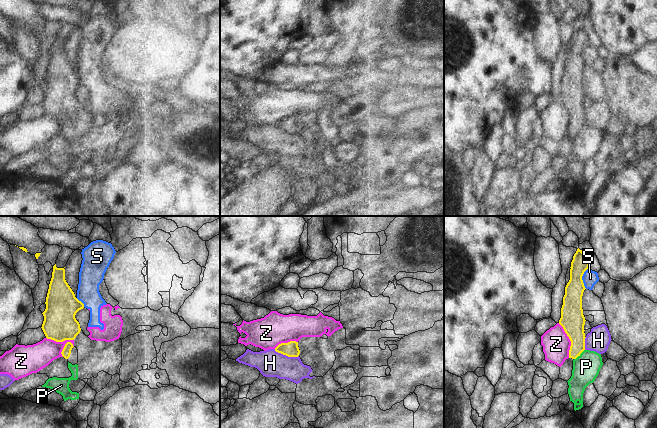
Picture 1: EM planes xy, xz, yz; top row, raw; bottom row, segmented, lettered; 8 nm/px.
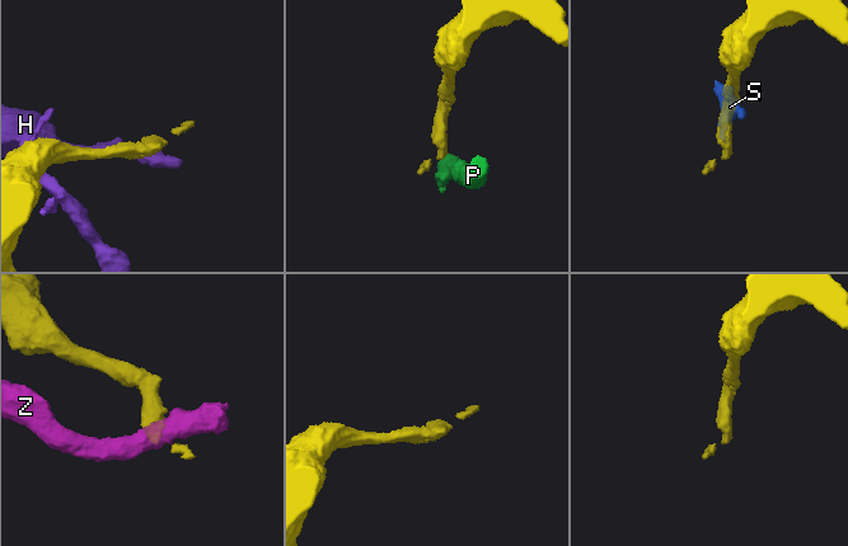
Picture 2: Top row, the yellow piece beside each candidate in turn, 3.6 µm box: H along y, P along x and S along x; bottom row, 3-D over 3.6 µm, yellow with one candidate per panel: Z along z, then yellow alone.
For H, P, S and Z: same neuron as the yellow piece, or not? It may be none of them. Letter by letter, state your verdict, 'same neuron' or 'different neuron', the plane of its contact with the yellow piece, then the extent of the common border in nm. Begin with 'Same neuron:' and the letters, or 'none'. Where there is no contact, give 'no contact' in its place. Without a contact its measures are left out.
Same neuron: none
H: different neuron; contact in xz; length 200 nm
P: different neuron; contact in yz; length 120 nm
S: different neuron; contact in yz; length 170 nm
Z: different neuron; contact in xy; length 240 nm

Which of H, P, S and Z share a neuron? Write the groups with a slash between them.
H / P / S Z

